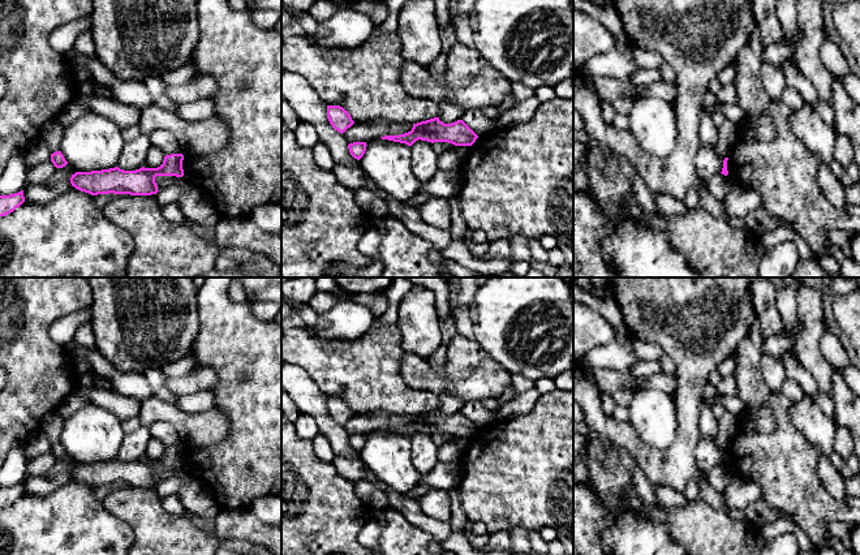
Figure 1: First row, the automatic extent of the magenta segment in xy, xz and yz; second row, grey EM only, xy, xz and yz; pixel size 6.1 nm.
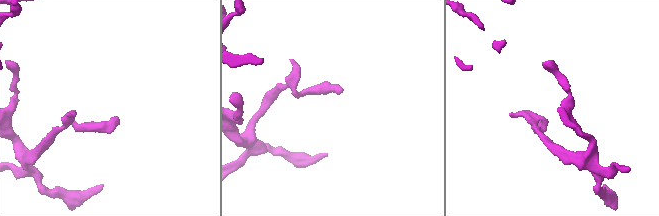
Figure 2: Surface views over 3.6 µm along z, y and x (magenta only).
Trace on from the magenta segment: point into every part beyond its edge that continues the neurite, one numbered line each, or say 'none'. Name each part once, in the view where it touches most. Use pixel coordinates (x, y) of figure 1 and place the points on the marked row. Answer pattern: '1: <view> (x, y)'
none

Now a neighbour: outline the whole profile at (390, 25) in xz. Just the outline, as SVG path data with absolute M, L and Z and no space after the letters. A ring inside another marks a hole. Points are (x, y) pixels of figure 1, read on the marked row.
M383 0L388 8L388 16L386 21L379 25L382 33L396 33L397 30L397 16L408 0Z

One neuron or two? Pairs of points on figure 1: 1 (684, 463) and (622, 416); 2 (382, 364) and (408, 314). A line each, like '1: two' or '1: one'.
1: two
2: two

